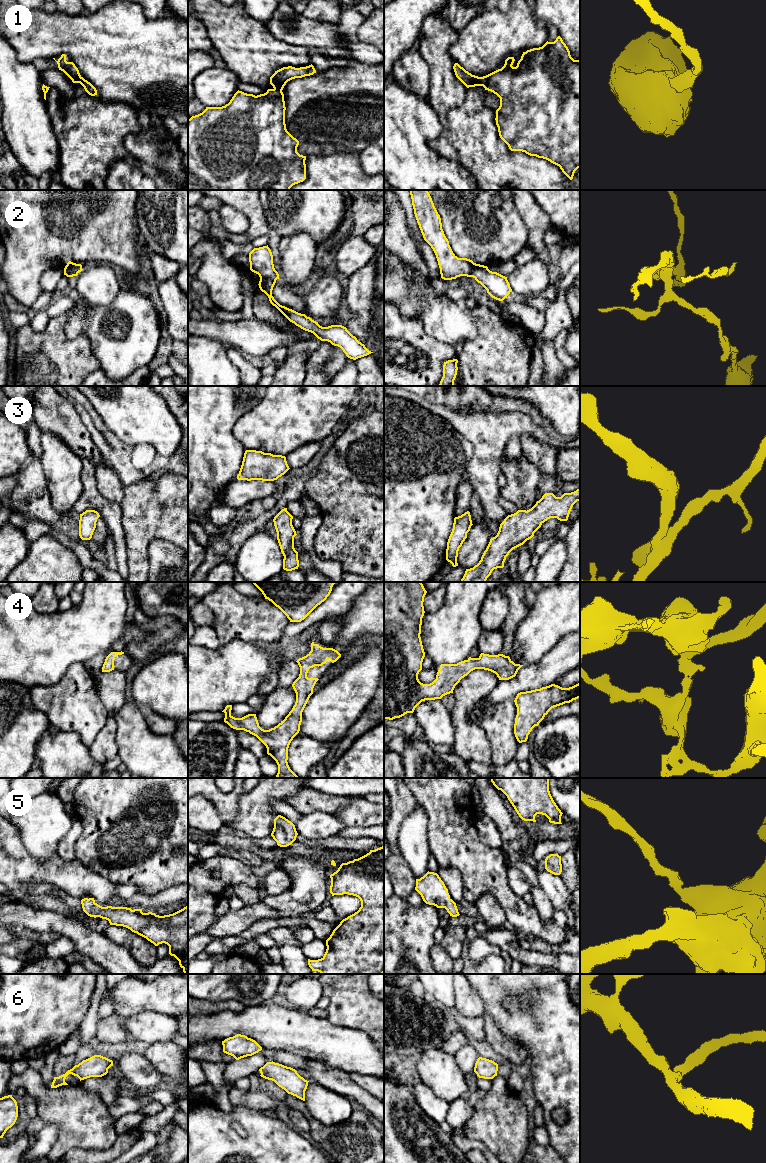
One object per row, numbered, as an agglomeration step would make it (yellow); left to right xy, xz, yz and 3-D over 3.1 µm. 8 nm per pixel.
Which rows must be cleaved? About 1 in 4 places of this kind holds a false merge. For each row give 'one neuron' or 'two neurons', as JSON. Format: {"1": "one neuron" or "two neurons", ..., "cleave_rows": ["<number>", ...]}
{"1": "one neuron", "2": "two neurons", "3": "one neuron", "4": "one neuron", "5": "one neuron", "6": "one neuron", "cleave_rows": ["2"]}

